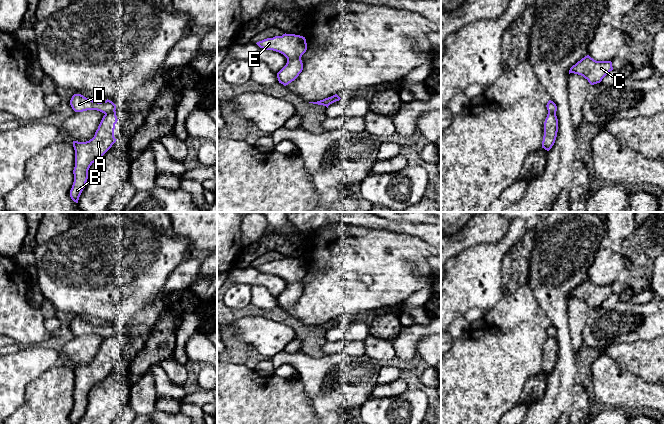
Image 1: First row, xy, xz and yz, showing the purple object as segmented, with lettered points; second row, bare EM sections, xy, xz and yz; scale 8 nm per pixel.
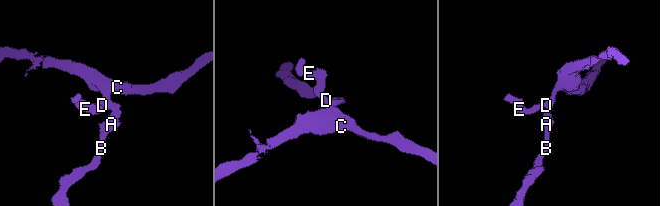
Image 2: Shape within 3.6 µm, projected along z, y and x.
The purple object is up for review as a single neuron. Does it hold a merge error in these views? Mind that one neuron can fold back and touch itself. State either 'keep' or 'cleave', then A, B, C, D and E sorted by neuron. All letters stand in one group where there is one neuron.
cleave; A B / C D E

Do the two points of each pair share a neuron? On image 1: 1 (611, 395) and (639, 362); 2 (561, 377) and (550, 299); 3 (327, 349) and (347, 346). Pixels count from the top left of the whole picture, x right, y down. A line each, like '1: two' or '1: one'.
1: two
2: one
3: one

